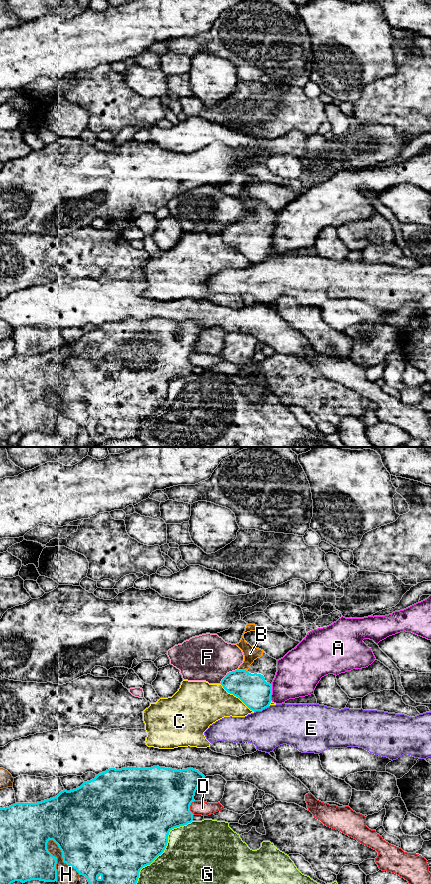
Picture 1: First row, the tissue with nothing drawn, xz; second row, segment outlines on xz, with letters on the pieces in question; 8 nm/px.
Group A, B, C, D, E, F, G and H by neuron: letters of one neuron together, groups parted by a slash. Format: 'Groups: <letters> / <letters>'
Groups: A / B / C / D / E / F / G / H

